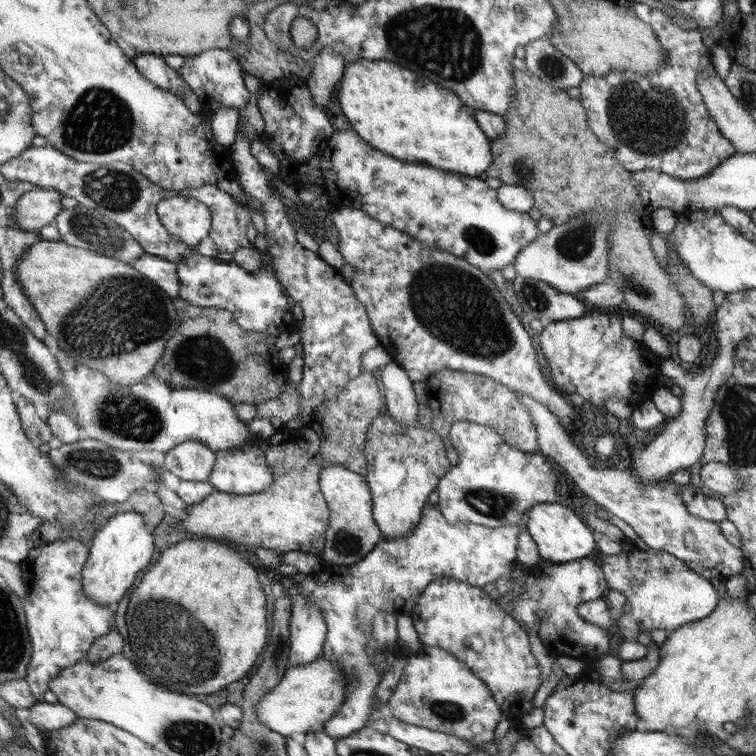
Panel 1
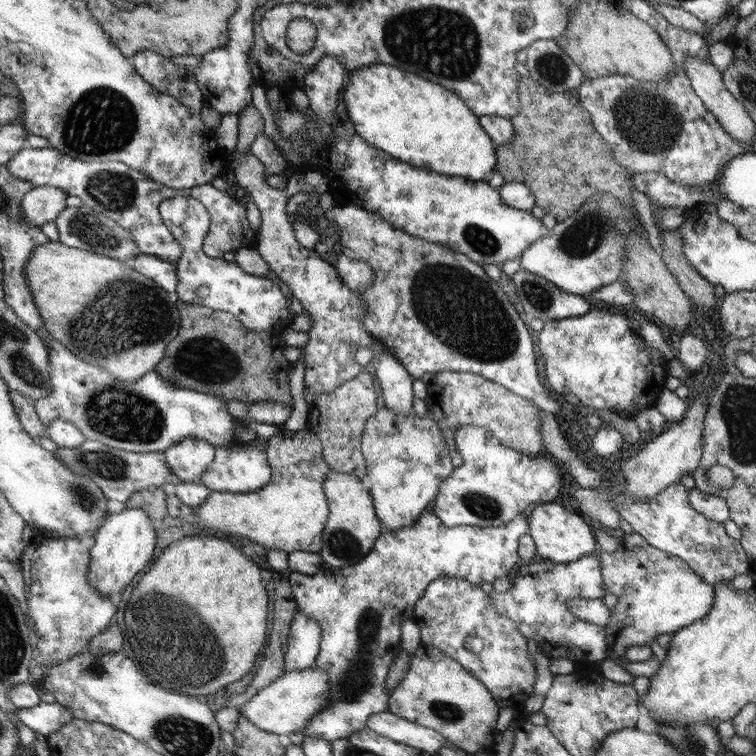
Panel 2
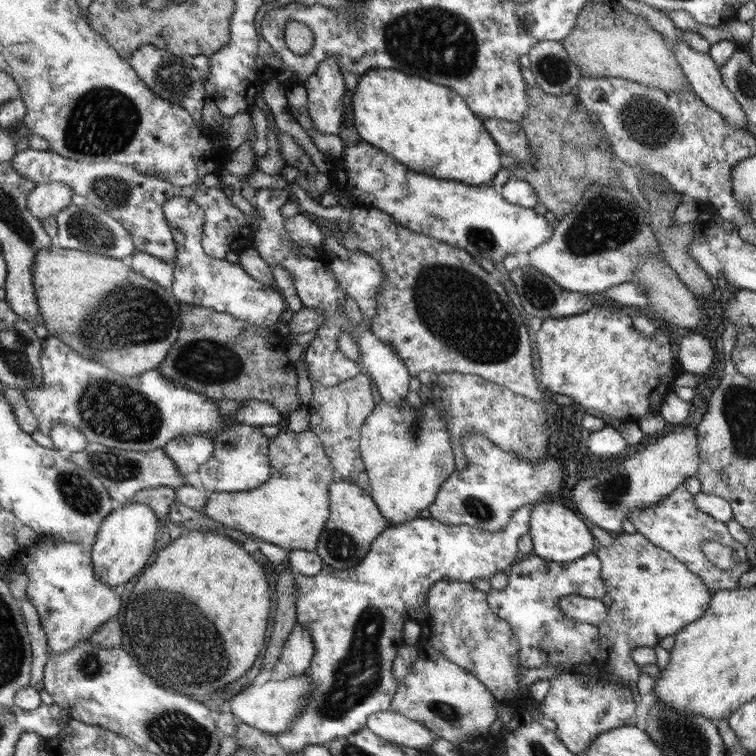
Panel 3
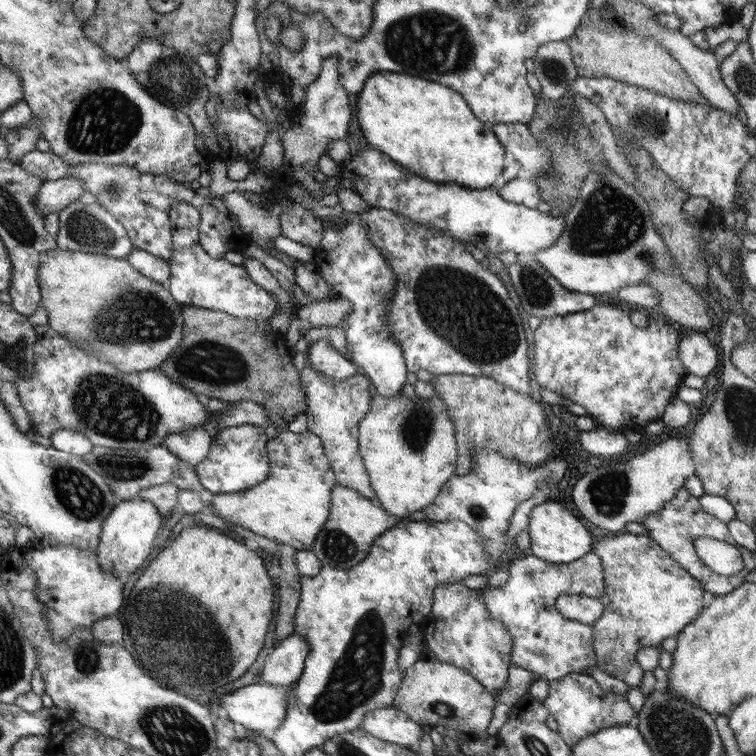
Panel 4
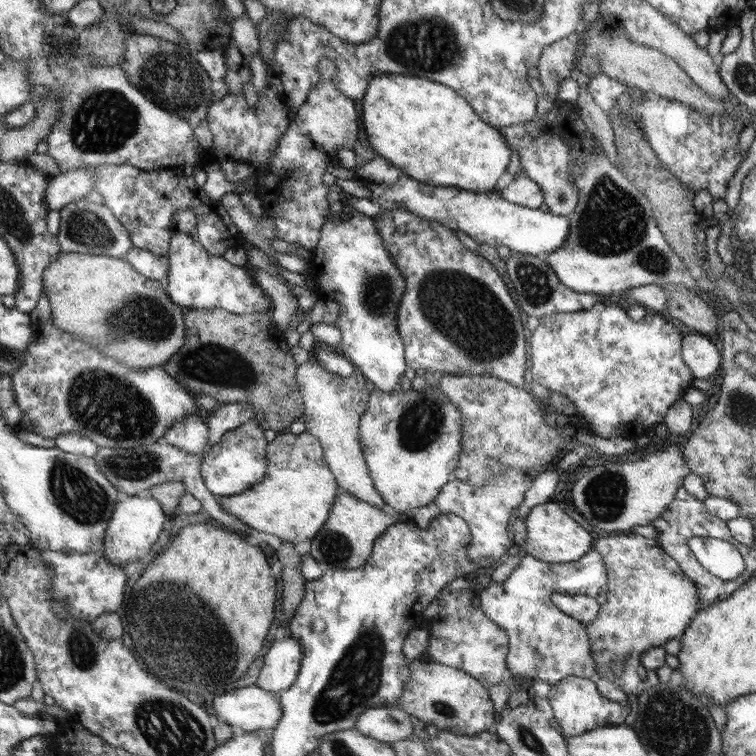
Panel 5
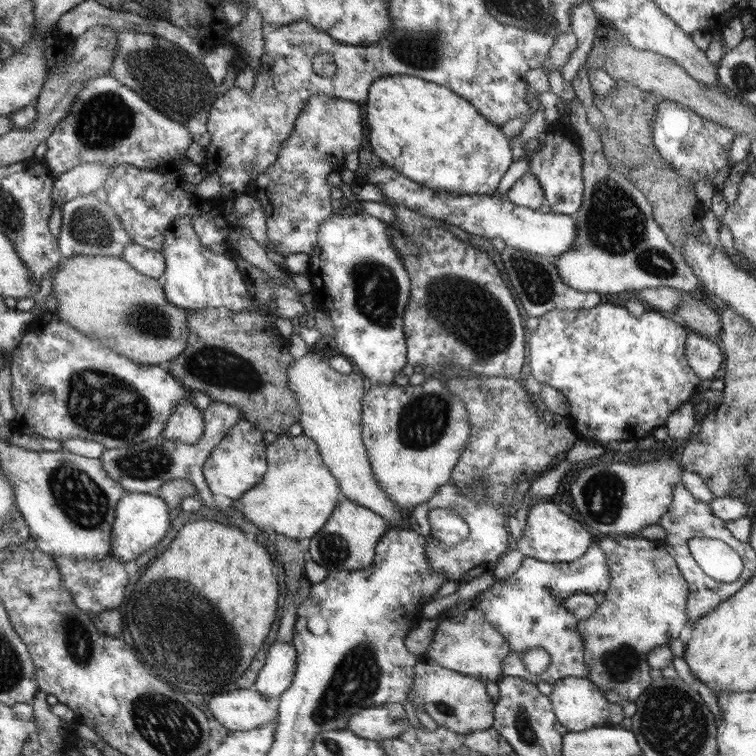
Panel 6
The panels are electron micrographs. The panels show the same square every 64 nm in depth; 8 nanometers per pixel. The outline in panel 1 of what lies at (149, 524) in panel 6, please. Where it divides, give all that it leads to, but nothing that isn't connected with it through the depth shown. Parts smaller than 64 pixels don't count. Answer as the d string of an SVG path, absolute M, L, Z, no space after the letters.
M122 512L109 517L92 536L87 563L82 567L83 593L96 604L114 604L132 588L138 574L152 562L154 538L139 512Z

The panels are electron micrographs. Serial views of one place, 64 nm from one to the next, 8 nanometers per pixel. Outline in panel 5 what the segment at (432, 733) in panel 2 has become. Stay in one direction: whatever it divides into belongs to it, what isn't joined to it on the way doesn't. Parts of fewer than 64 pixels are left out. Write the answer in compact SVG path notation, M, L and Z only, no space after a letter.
M398 704L381 709L372 708L360 713L356 728L360 733L364 733L364 736L390 745L402 743L414 733L414 724L409 714L398 709Z

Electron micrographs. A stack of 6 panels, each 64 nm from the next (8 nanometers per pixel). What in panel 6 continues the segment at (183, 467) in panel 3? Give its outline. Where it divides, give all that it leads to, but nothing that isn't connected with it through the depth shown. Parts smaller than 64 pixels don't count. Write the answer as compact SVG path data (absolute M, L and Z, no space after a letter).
M190 397L183 400L175 410L163 430L167 440L182 444L196 444L205 434L203 413L194 406Z

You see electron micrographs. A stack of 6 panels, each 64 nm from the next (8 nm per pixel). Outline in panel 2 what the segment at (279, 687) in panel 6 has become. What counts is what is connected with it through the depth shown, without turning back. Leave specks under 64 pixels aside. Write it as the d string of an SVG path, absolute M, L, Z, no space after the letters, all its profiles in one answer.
M299 608L291 620L284 672L308 670L316 664L321 646L321 628L316 619L307 617Z

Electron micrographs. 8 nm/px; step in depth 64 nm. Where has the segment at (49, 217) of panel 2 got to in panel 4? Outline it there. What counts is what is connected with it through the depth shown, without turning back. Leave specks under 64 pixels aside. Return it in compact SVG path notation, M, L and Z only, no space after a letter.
M69 176L54 181L43 181L39 195L36 196L36 209L40 215L46 216L51 212L59 213L71 203L78 201L84 193L81 178Z

